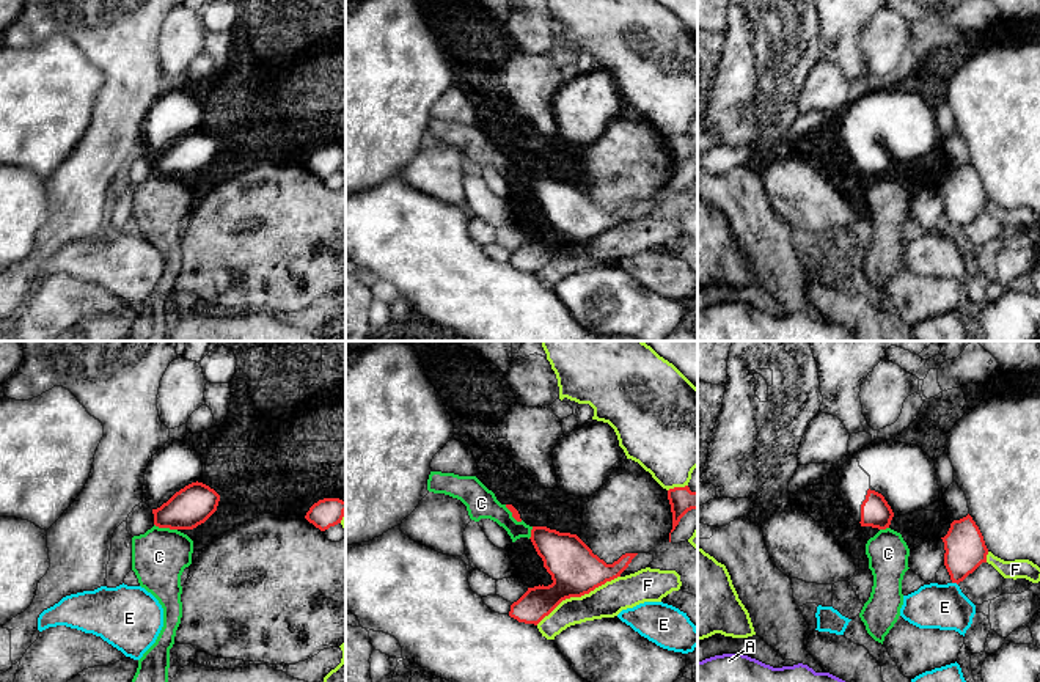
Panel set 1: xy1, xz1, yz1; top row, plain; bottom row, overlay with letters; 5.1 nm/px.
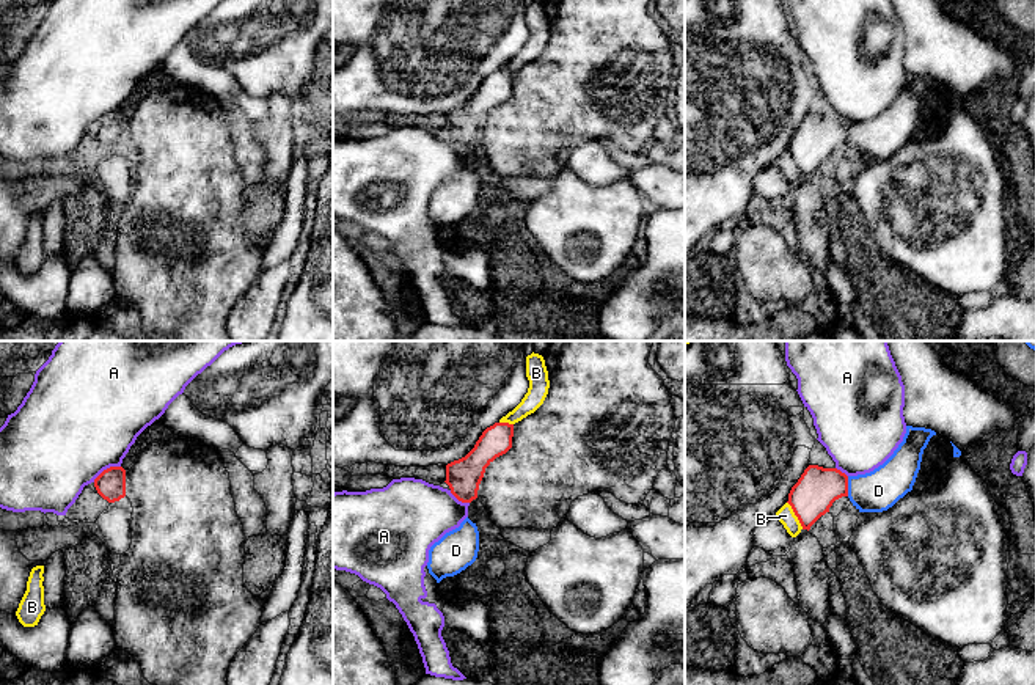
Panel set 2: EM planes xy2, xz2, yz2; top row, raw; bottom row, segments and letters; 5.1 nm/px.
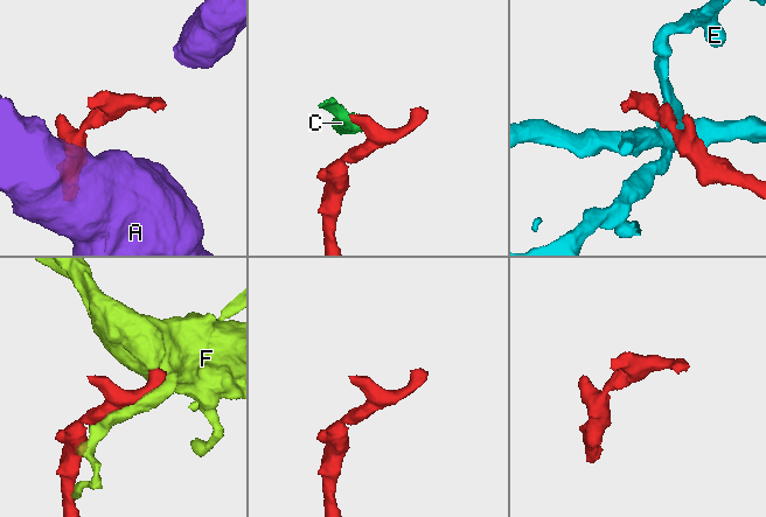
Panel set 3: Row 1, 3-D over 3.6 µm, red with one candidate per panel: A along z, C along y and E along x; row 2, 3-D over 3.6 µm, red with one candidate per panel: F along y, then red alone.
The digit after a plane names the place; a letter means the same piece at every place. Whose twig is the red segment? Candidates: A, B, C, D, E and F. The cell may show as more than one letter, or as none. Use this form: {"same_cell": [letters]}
{"same_cell": ["D"]}

